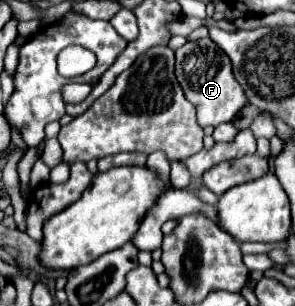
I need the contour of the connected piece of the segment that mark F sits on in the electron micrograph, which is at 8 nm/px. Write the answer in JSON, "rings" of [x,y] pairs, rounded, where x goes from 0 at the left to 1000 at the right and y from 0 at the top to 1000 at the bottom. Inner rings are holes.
{"rings":[[[712,124],[631,137],[617,157],[597,163],[597,255],[624,294],[624,314],[664,346],[671,405],[685,418],[786,399],[807,366],[841,346],[841,320],[820,281],[786,248],[780,190]]]}

